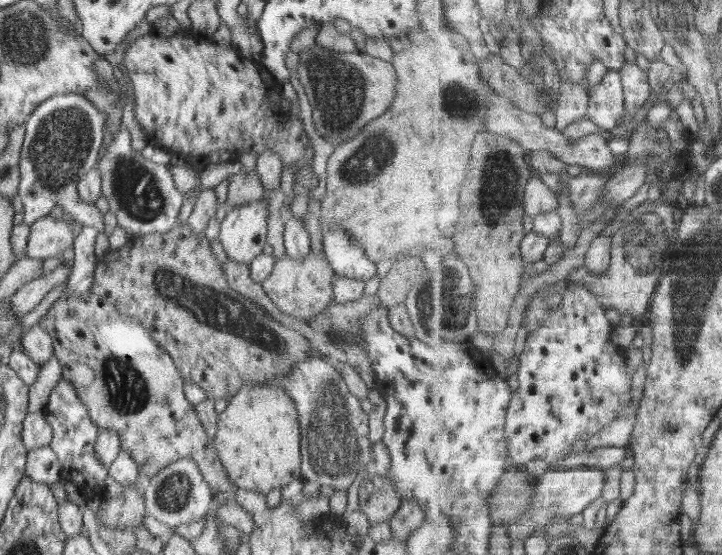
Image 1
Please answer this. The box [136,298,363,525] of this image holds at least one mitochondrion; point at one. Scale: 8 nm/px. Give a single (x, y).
(176, 491)

